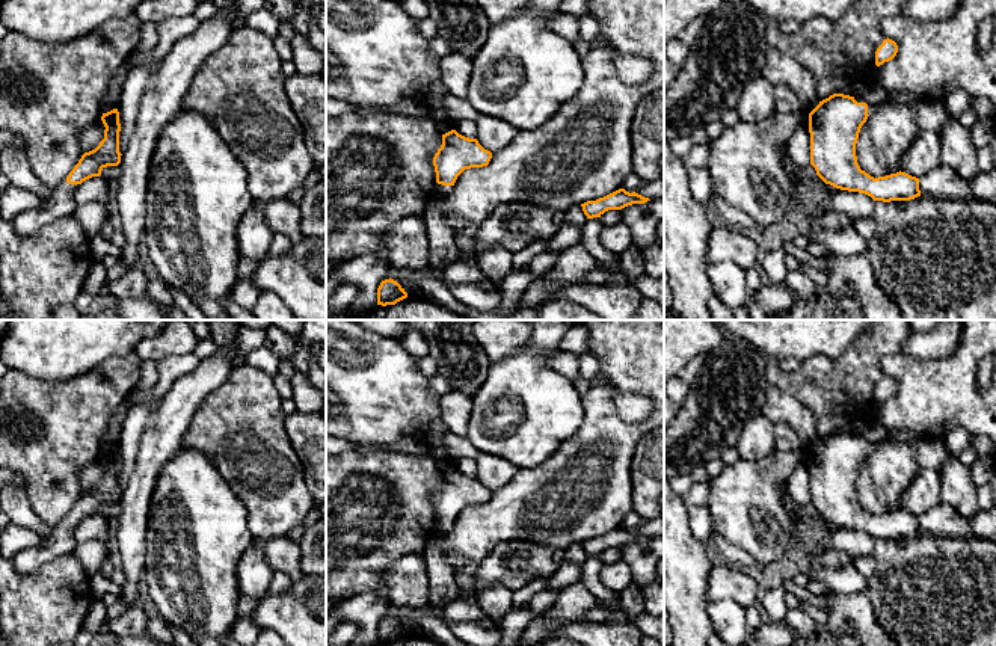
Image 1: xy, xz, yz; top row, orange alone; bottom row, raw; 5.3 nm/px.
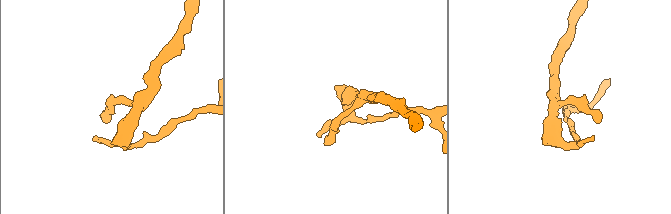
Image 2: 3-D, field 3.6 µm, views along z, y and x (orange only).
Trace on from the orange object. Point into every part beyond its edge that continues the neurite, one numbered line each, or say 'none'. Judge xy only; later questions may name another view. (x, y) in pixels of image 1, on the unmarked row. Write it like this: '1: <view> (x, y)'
1: xy (61, 541)

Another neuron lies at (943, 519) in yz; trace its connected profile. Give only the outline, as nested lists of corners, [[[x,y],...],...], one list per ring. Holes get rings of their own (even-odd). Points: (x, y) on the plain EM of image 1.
[[[940,503],[928,512],[919,515],[921,533],[952,539],[972,537],[972,528],[952,506]]]

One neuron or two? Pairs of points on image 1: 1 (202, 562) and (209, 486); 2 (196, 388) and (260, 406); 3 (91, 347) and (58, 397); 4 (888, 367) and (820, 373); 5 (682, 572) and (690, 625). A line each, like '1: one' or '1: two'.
1: one
2: two
3: two
4: two
5: one

